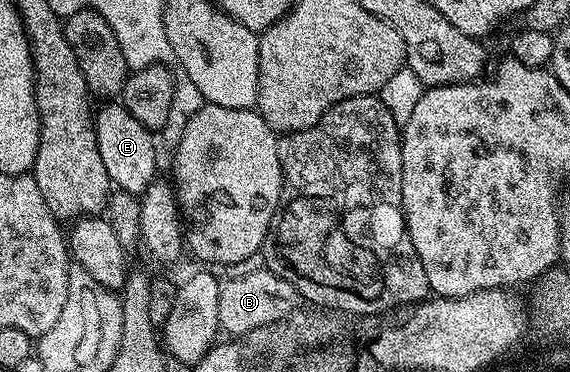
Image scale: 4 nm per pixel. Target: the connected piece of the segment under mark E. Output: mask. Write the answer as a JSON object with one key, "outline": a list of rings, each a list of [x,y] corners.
{"outline":[[[120,101],[102,103],[105,104],[96,108],[93,124],[97,130],[99,153],[103,156],[103,165],[107,169],[109,182],[116,190],[126,191],[140,197],[158,178],[158,140],[154,132],[148,131],[143,125],[139,125],[139,121],[135,121],[135,117],[131,117],[124,103]]]}

